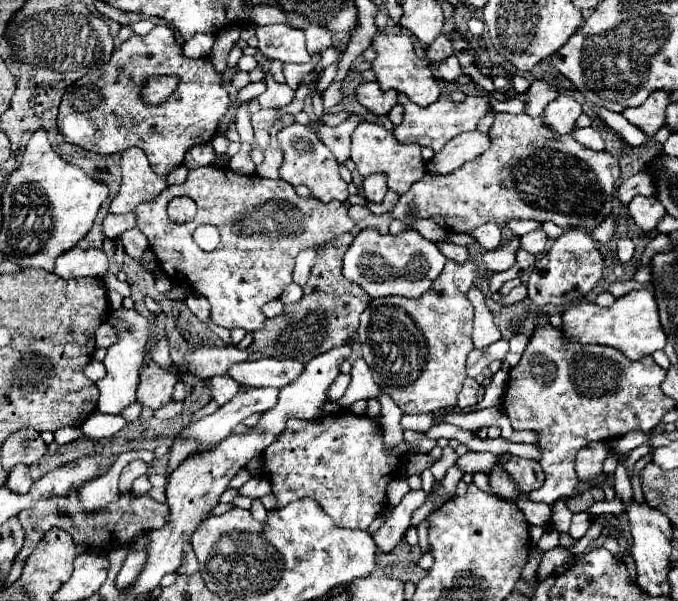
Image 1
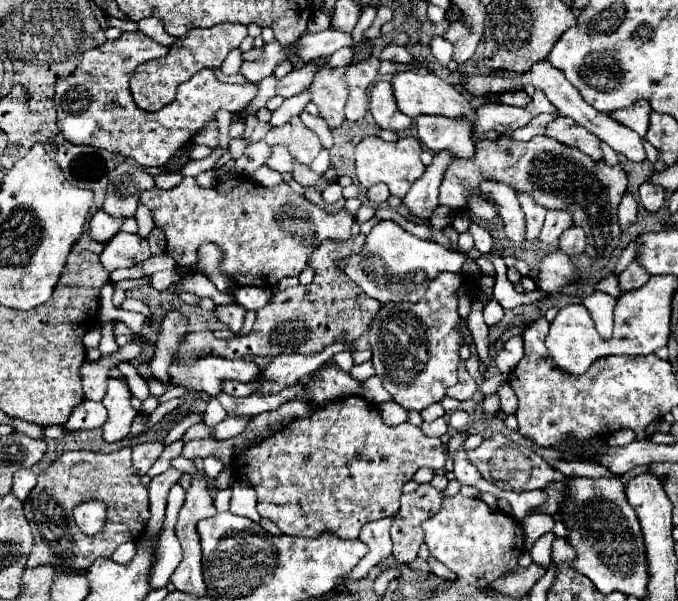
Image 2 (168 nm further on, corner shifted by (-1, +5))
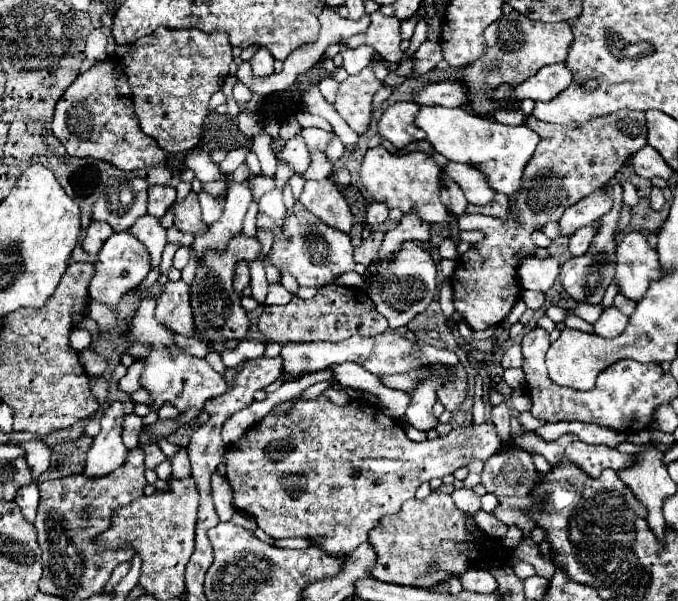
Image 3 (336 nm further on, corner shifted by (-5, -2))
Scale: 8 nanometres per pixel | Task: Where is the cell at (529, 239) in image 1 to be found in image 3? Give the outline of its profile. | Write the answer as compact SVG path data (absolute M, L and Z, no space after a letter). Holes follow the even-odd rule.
M596 190L594 194L590 194L588 198L582 198L580 202L576 202L574 206L568 206L562 214L562 218L558 220L560 226L560 234L562 236L572 236L578 228L598 220L602 214L606 214L612 208L610 198L602 192Z

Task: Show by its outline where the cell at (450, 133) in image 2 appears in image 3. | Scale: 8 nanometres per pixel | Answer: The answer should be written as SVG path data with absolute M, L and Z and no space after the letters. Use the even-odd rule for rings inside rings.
M450 164L446 168L446 174L454 182L460 184L460 188L464 190L464 196L470 204L486 206L496 196L496 190L490 190L490 182L486 182L486 178L482 178L482 174L478 174L478 170L474 170L472 166Z

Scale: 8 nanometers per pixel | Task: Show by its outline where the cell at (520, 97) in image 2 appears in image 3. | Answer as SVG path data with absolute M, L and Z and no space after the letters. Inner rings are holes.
M518 108L516 110L496 110L494 118L502 124L514 124L516 126L516 124L522 124L526 120L526 114Z

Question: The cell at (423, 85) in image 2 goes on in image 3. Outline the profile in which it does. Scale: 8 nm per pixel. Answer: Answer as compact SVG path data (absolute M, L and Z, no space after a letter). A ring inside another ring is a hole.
M420 106L414 124L426 132L426 138L432 142L436 152L452 162L466 162L476 166L486 174L490 186L508 198L514 198L514 194L518 194L518 188L522 184L522 170L526 168L526 162L532 158L536 144L540 142L538 134L526 124L504 126L496 120L472 114L468 108Z

